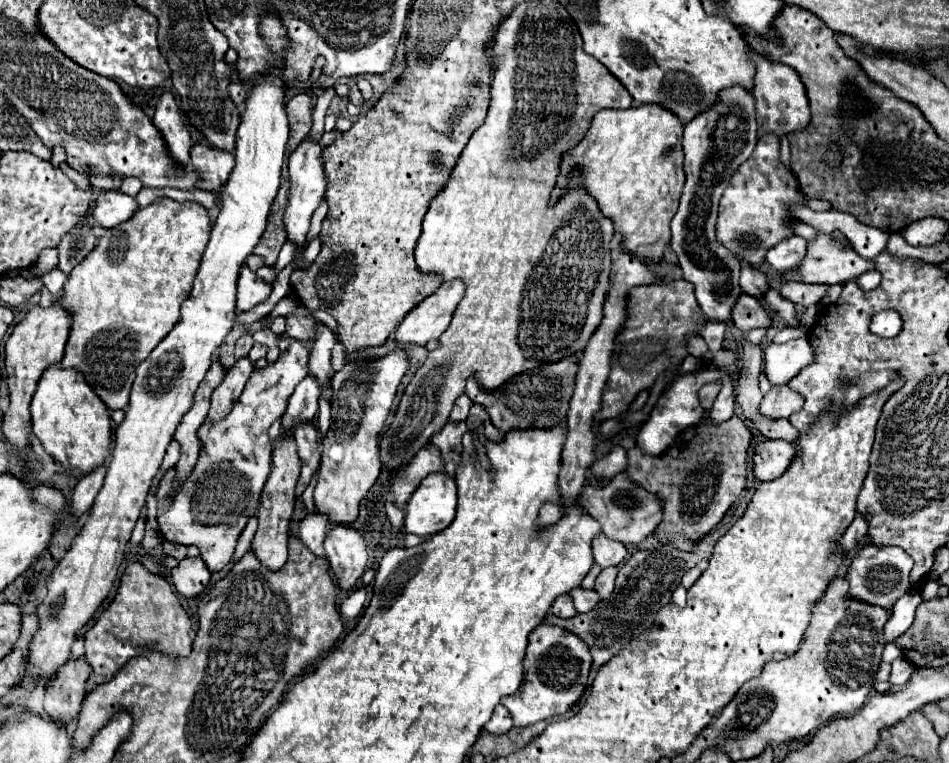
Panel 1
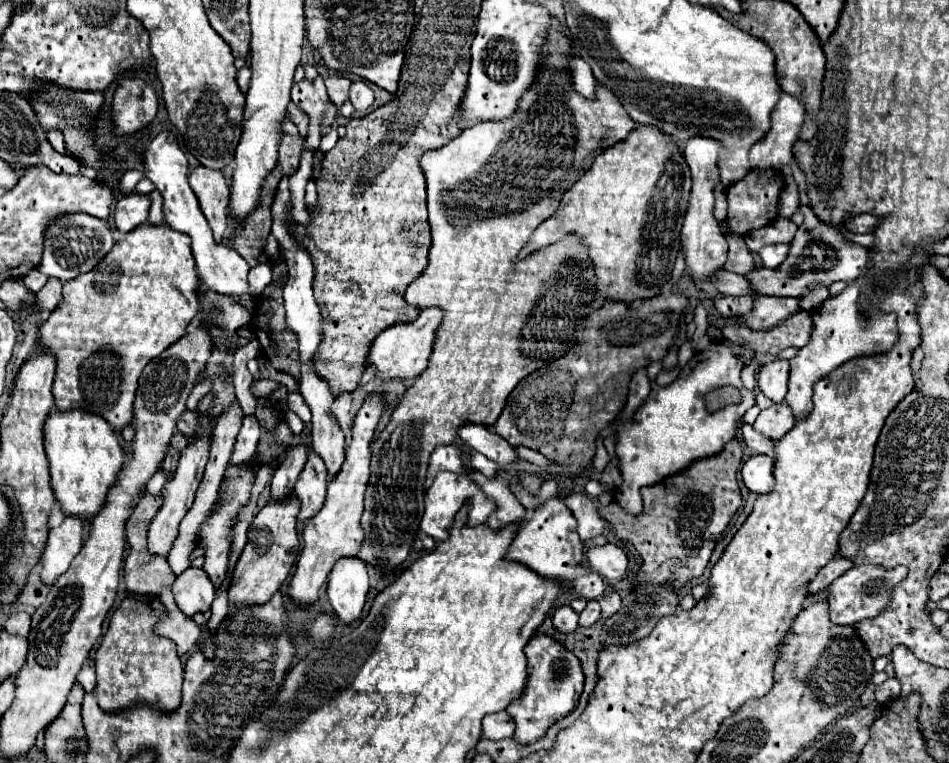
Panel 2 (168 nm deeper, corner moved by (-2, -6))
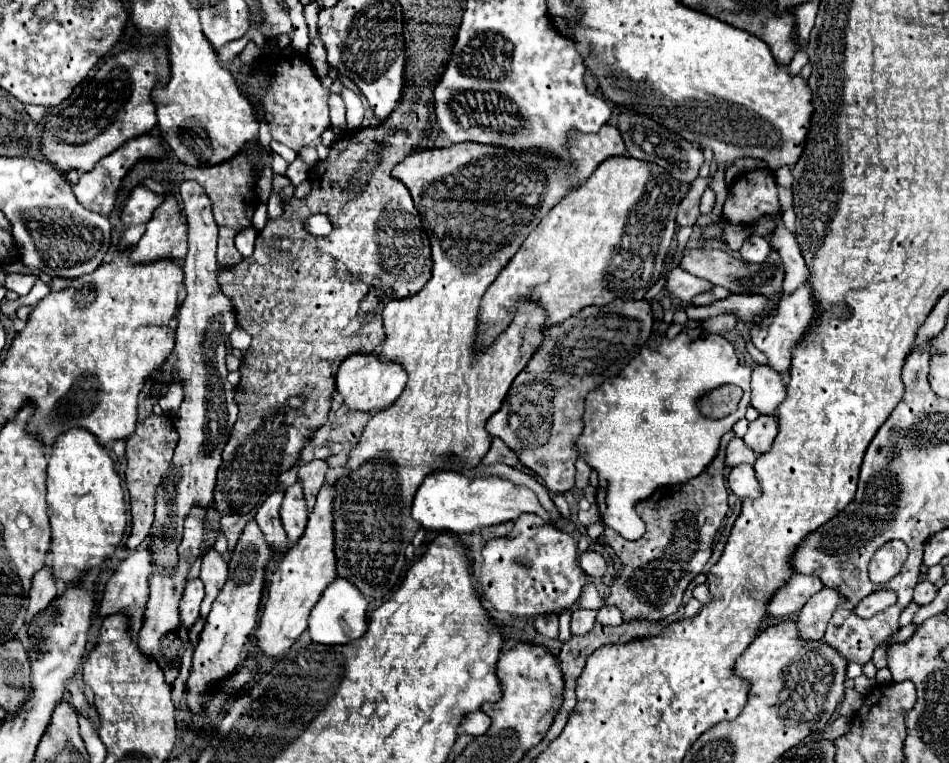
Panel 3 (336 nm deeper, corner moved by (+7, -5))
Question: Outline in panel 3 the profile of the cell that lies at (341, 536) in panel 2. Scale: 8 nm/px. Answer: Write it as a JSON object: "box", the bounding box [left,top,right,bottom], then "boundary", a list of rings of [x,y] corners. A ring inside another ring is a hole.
{"box":[254,485,334,657],"boundary":[[[324,485],[316,497],[316,505],[308,515],[308,525],[300,541],[284,555],[278,569],[272,575],[268,587],[268,599],[260,617],[260,625],[254,631],[256,647],[266,657],[278,657],[288,651],[308,627],[308,615],[322,591],[334,581],[334,529],[330,523],[334,487]]]}

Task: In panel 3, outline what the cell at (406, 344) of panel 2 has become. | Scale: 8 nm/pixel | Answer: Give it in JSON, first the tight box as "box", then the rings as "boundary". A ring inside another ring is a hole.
{"box":[336,353,406,413],"boundary":[[[358,353],[358,357],[348,357],[342,361],[336,373],[336,393],[340,393],[344,405],[350,411],[364,411],[364,413],[378,413],[382,409],[388,409],[394,399],[402,393],[406,385],[406,371],[400,365],[382,365],[378,357]]]}

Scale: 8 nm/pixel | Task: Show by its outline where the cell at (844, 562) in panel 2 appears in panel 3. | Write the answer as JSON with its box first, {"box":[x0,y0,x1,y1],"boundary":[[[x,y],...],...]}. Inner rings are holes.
{"box":[766,573,824,619],"boundary":[[[794,573],[776,593],[770,597],[766,605],[766,617],[770,619],[784,619],[804,607],[804,603],[822,589],[824,585],[818,581],[818,577],[810,575],[798,575]]]}

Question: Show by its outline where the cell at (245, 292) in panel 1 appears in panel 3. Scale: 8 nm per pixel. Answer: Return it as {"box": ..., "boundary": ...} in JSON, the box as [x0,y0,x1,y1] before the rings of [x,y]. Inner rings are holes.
{"box":[130,195,186,263],"boundary":[[[166,195],[166,201],[154,211],[146,225],[146,233],[130,253],[130,261],[154,263],[186,257],[186,241],[186,223],[180,217],[178,201]]]}

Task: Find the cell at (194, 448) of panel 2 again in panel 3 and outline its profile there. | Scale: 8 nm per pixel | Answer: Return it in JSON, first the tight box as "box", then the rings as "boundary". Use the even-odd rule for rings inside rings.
{"box":[98,551,152,641],"boundary":[[[134,551],[128,559],[120,561],[116,573],[110,577],[110,581],[106,583],[104,595],[100,599],[100,607],[98,607],[98,615],[100,617],[110,617],[114,613],[126,613],[126,617],[130,619],[130,635],[136,641],[138,639],[138,631],[144,623],[144,611],[146,611],[146,603],[148,603],[148,577],[152,575],[152,565],[150,565],[150,551]]]}

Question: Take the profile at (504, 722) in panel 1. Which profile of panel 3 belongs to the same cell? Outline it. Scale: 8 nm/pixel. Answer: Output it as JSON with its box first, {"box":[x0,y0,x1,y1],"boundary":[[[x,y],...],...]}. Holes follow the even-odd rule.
{"box":[462,711,490,737],"boundary":[[[474,711],[474,713],[470,713],[470,715],[466,715],[464,717],[464,723],[462,723],[462,727],[464,727],[464,731],[466,733],[470,733],[470,735],[474,735],[474,737],[478,737],[478,735],[482,735],[482,733],[486,733],[488,731],[488,727],[490,727],[490,717],[484,713],[484,711]]]}

